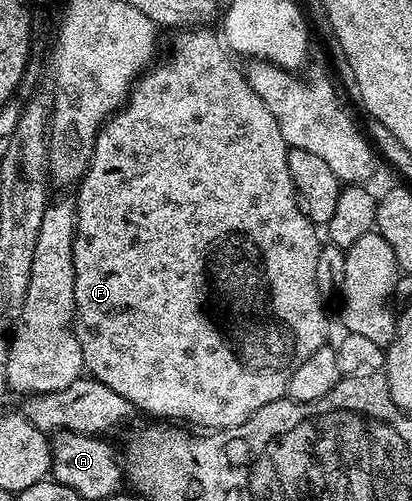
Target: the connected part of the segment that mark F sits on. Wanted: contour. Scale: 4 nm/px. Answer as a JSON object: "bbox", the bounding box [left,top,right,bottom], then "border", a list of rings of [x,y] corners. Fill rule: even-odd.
{"bbox":[73,27,329,431],"border":[[[185,27],[174,32],[172,34],[173,46],[169,49],[169,58],[162,65],[160,63],[154,64],[152,68],[142,73],[129,91],[127,104],[118,109],[101,126],[101,132],[97,134],[97,142],[93,148],[93,158],[89,164],[89,169],[79,182],[79,188],[76,190],[78,193],[75,193],[77,229],[73,241],[73,261],[75,330],[79,345],[82,347],[83,359],[85,360],[84,368],[91,374],[92,380],[102,381],[104,385],[111,387],[111,391],[115,391],[115,395],[123,395],[123,399],[131,402],[134,410],[141,412],[142,409],[145,413],[151,413],[155,416],[152,418],[174,419],[176,422],[188,423],[190,426],[202,425],[202,430],[205,431],[216,431],[218,429],[239,427],[239,423],[247,423],[247,419],[251,419],[251,415],[255,415],[255,411],[259,411],[259,407],[267,407],[267,403],[282,400],[289,392],[291,375],[295,375],[297,368],[303,363],[307,363],[307,359],[311,359],[311,355],[315,355],[317,349],[326,348],[325,332],[329,329],[329,321],[325,318],[326,302],[315,283],[315,267],[322,247],[322,242],[317,241],[319,229],[318,226],[309,222],[307,215],[303,215],[303,211],[297,202],[297,192],[291,183],[291,171],[287,171],[287,155],[290,148],[283,139],[283,131],[279,131],[279,123],[275,123],[275,115],[271,115],[271,111],[267,111],[267,103],[263,103],[263,99],[259,99],[259,95],[255,95],[255,91],[250,87],[244,72],[240,68],[237,70],[236,63],[232,61],[234,58],[231,56],[230,50],[223,44],[222,38],[218,34],[216,37],[215,34],[208,33],[209,31],[205,27]]]}

